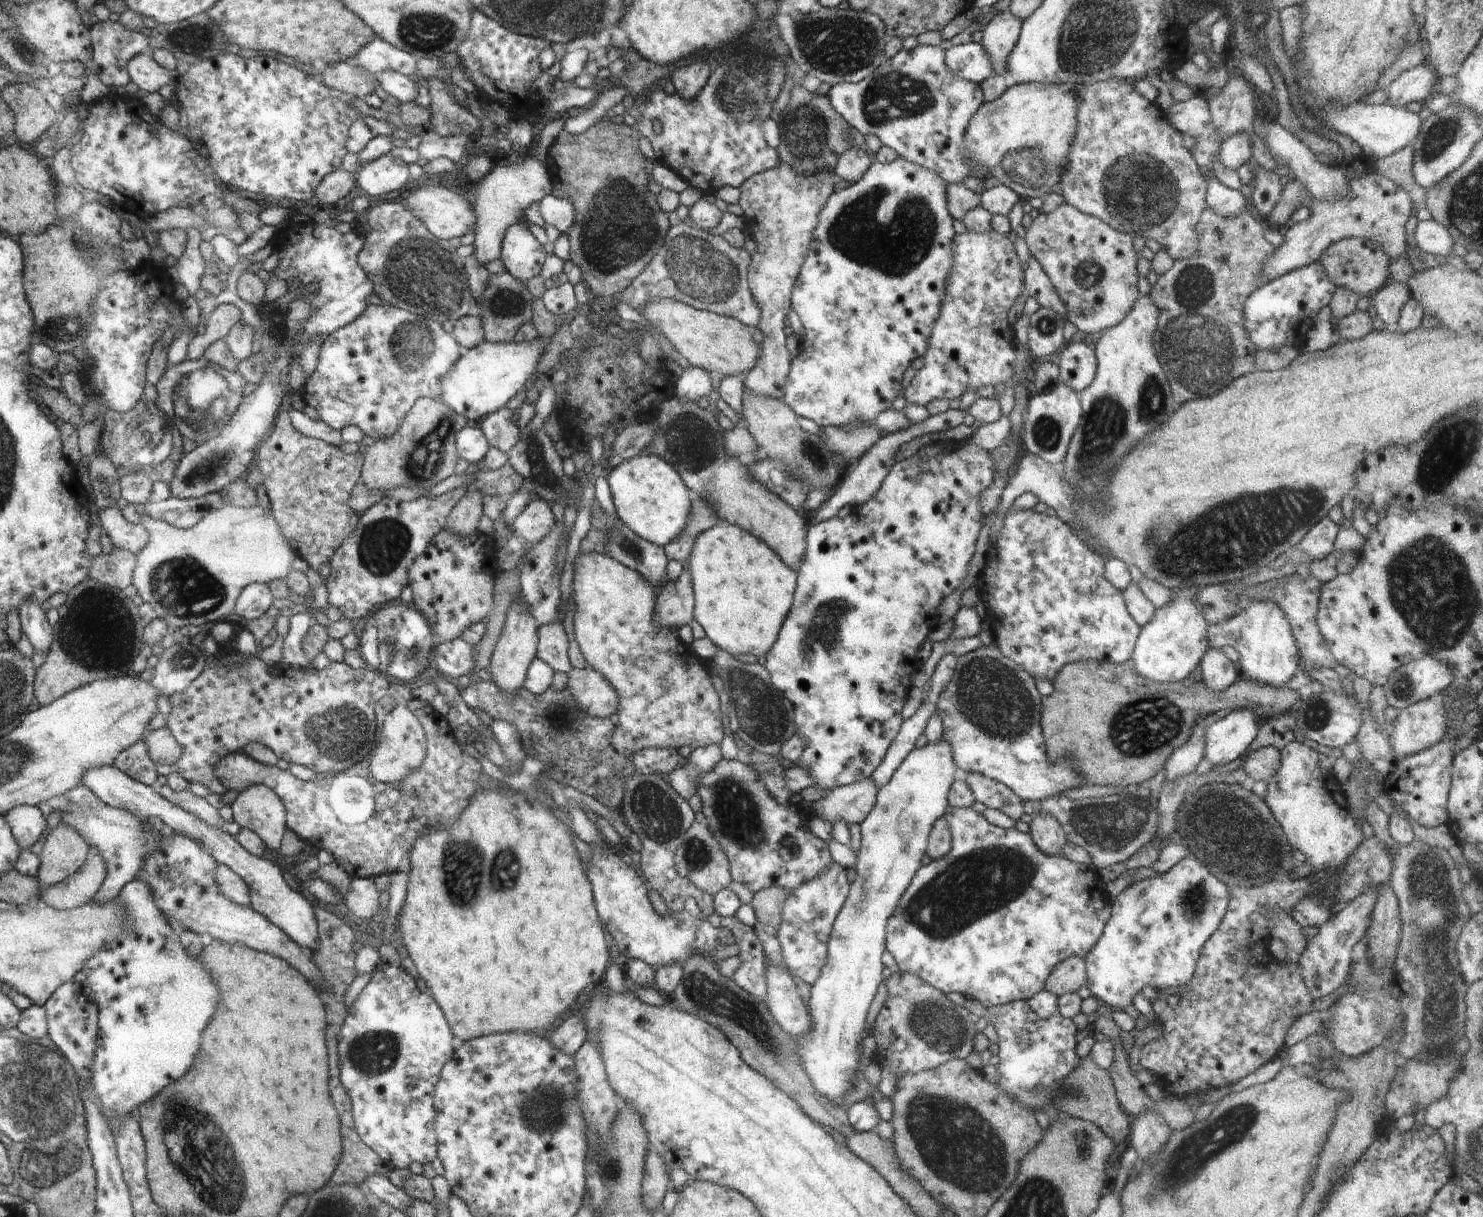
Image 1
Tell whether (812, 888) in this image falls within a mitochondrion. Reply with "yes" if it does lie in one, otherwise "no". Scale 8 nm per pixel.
no

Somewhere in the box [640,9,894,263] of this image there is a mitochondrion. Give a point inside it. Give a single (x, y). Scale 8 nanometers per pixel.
(838, 46)

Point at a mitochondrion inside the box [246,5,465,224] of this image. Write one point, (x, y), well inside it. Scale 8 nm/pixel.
(428, 32)

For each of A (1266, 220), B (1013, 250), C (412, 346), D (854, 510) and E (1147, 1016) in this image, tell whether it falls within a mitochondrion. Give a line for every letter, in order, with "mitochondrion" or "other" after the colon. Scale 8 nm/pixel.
A: other
B: other
C: mitochondrion
D: other
E: other

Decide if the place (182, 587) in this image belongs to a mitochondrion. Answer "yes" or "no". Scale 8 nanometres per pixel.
yes

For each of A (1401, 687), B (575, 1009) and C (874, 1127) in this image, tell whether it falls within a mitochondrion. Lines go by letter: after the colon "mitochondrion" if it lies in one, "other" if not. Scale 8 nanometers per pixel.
A: mitochondrion
B: other
C: other

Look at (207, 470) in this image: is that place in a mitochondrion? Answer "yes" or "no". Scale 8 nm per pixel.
yes

